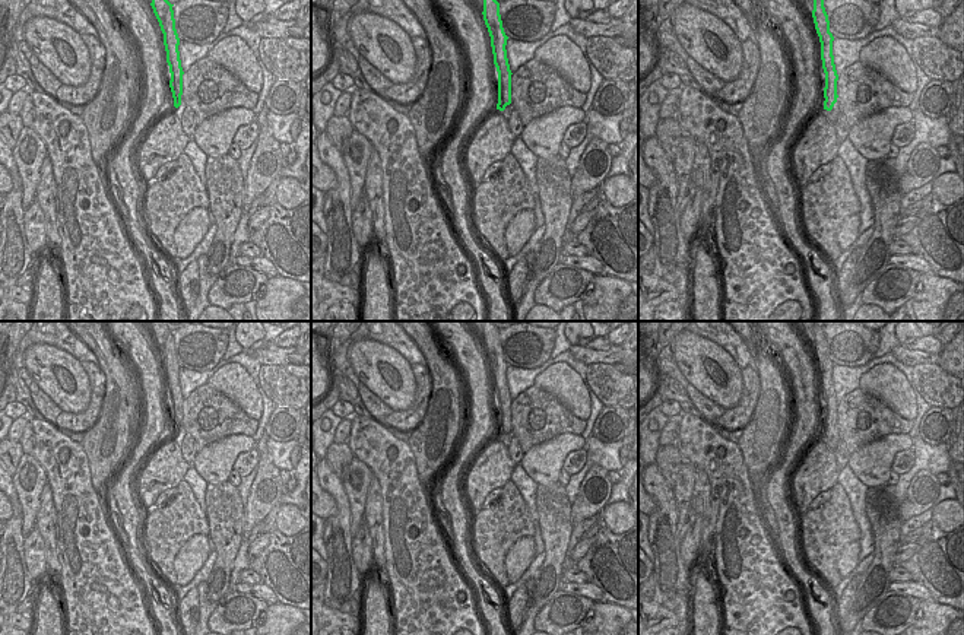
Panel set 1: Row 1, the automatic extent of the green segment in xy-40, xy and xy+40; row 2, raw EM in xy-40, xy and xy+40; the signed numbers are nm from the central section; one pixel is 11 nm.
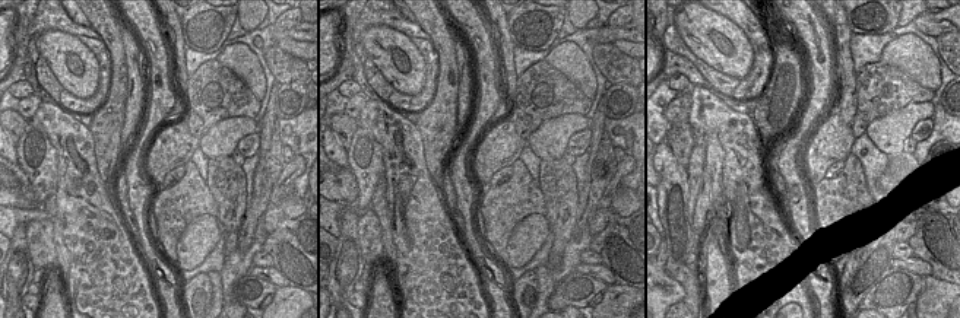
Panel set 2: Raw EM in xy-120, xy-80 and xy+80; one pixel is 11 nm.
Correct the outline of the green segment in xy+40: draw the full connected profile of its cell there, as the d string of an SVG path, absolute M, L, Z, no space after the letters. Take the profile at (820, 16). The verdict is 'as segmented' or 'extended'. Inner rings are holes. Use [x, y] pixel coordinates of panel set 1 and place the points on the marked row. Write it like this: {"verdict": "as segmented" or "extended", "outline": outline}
{"verdict": "extended", "outline": "M814 0L812 18L821 42L821 60L825 73L824 109L838 115L841 112L841 105L840 105L840 98L837 95L838 74L835 70L834 55L833 55L834 36L830 32L830 20L824 7L824 0Z"}

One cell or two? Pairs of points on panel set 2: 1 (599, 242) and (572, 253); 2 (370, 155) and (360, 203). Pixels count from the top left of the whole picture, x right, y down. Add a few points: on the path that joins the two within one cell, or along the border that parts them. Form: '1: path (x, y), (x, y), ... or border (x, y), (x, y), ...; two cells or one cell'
1: border (593, 237), (588, 248); two cells
2: path (367, 167), (366, 191); one cell

